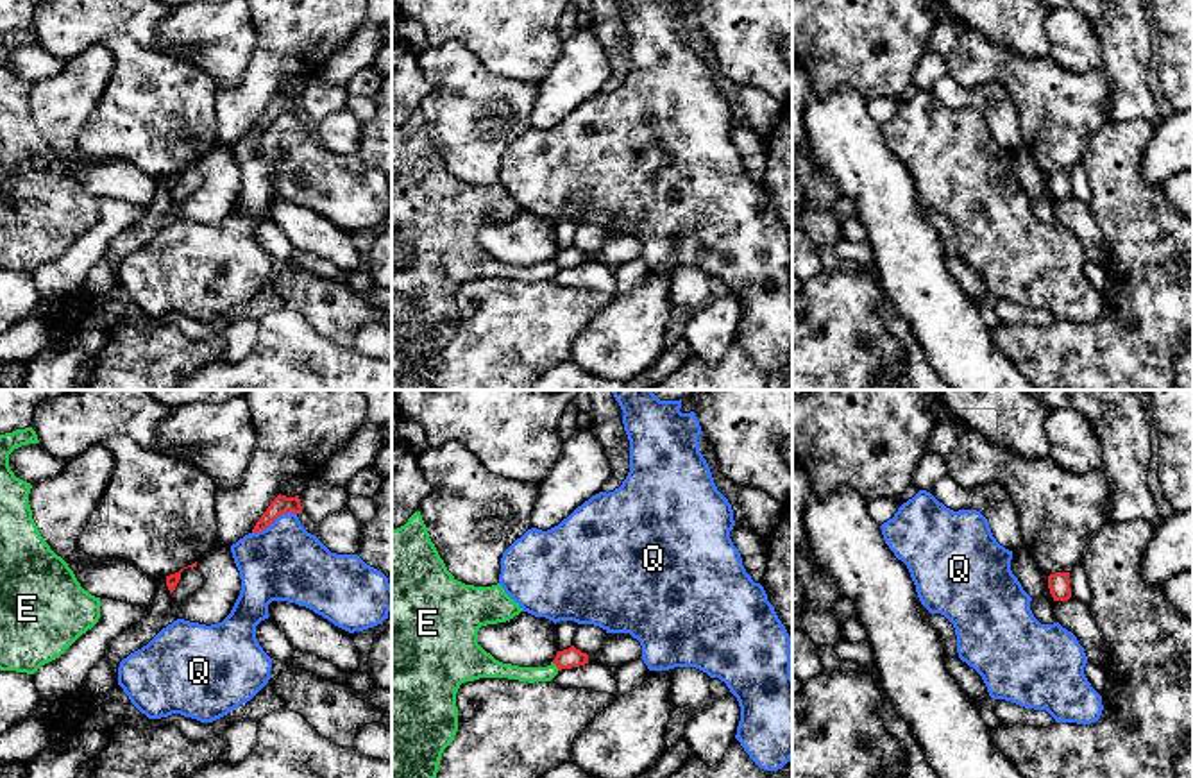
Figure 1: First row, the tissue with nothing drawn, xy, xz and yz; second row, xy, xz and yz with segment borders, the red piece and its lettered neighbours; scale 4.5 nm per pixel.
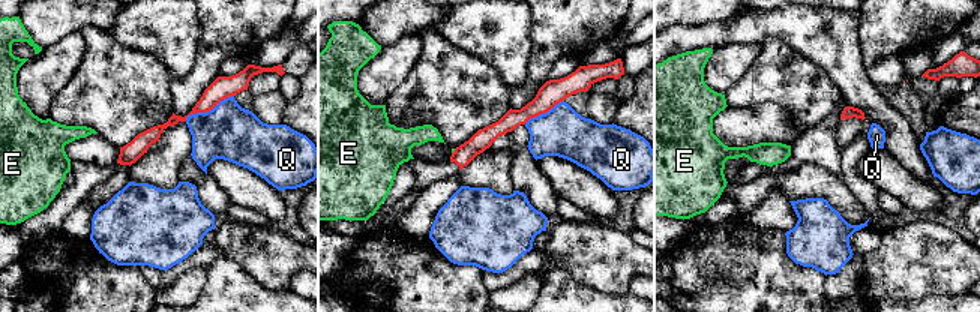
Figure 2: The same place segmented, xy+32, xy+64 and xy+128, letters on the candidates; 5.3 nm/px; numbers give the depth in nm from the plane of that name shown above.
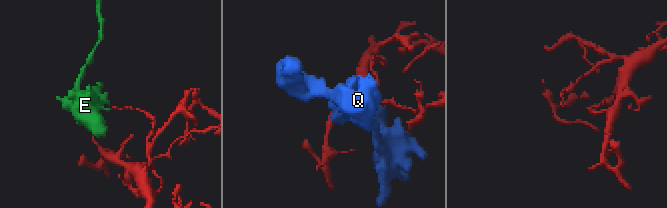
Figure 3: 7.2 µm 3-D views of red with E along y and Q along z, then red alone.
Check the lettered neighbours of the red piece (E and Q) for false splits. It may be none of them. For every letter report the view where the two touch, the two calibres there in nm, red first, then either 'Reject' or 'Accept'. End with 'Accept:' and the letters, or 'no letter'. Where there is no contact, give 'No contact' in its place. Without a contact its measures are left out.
E: Touches red in xz. Thickness 90 nm (red) against 70 nm. Reject
Q: Touches red in xy. Thickness 80 nm (red) against 340 nm. Reject
Accept: no letter

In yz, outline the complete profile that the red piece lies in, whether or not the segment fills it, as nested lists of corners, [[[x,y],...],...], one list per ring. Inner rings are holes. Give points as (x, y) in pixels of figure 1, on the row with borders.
[[[1070,572],[1050,574],[1048,588],[1050,588],[1053,601],[1068,601],[1071,597]]]

